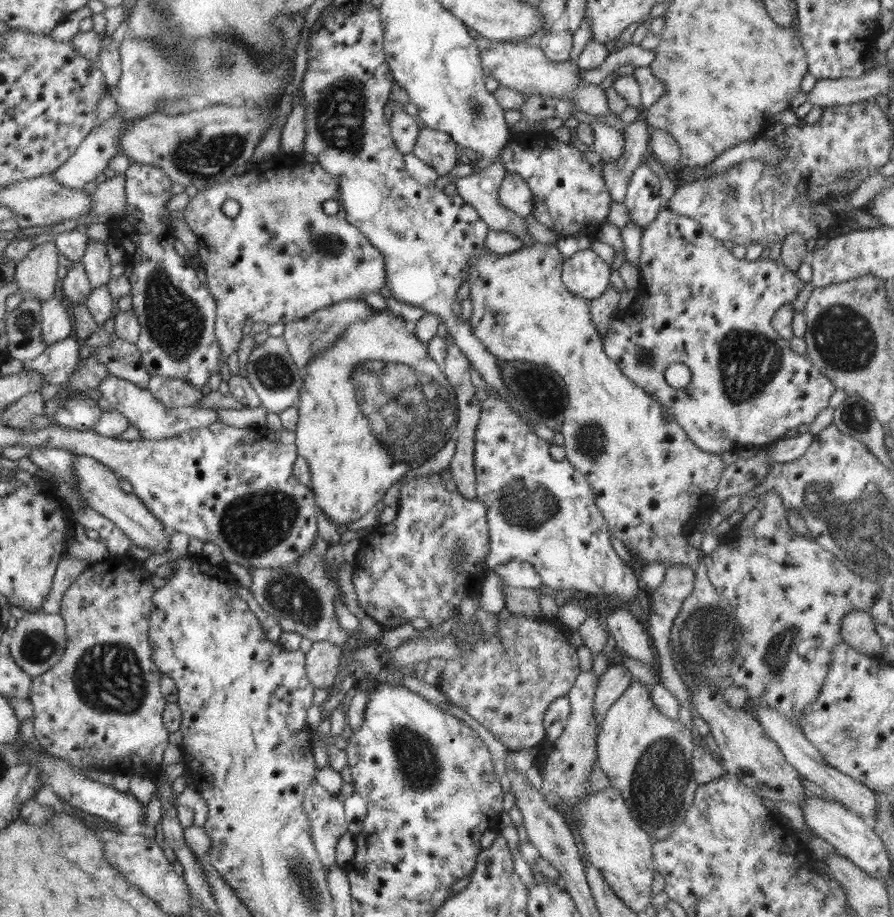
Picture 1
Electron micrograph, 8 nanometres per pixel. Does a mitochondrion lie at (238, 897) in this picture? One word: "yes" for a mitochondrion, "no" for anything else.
no

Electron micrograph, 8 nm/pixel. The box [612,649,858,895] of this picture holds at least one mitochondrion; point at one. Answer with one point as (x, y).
(660, 782)

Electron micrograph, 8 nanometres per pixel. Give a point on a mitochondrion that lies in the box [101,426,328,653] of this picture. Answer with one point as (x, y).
(255, 522)

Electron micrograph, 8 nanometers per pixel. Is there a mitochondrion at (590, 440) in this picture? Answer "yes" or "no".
yes

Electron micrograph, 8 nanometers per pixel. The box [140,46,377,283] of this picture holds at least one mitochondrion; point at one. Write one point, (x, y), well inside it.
(341, 112)

